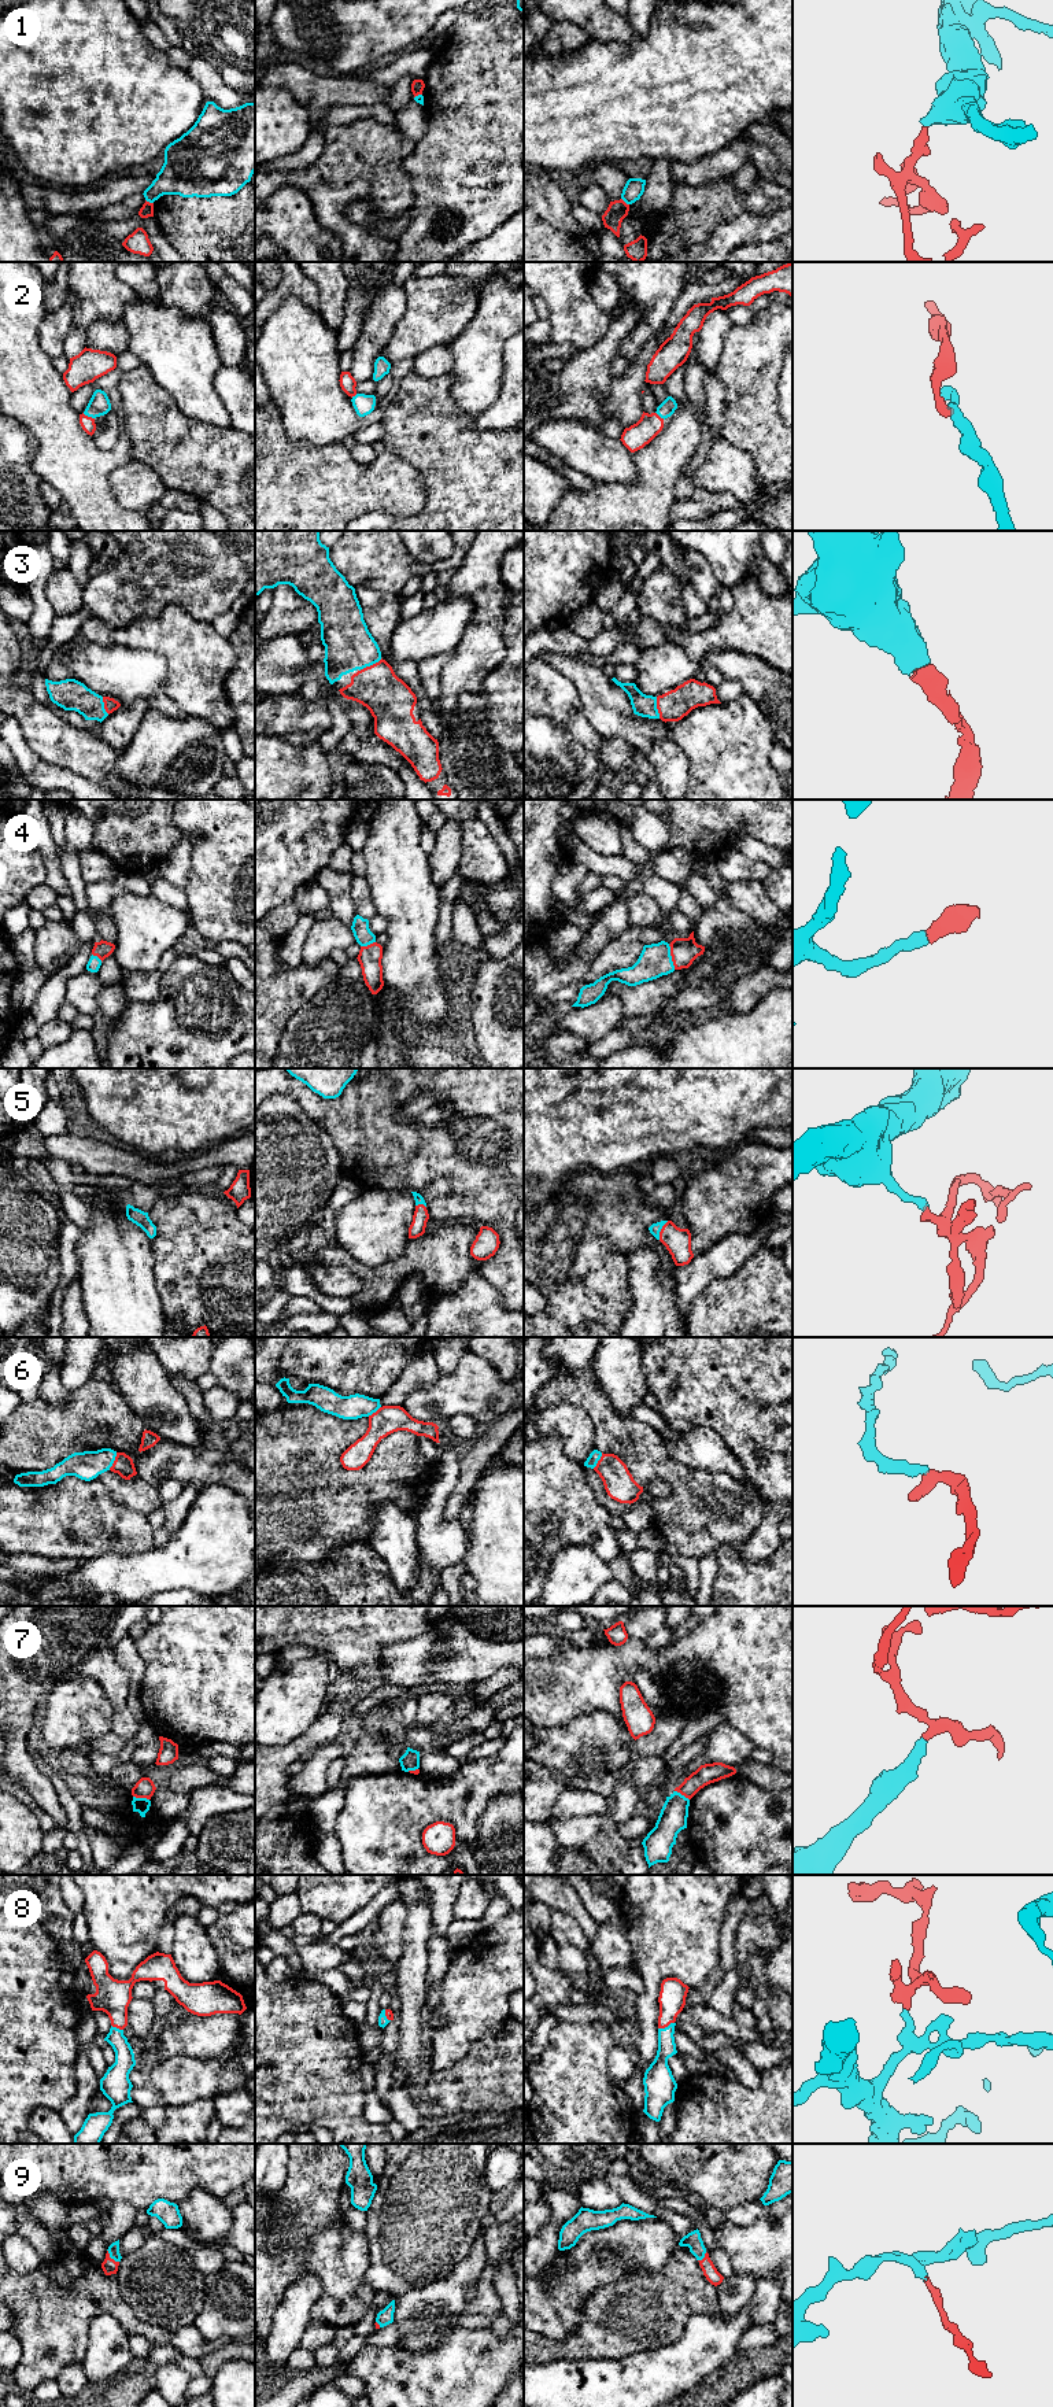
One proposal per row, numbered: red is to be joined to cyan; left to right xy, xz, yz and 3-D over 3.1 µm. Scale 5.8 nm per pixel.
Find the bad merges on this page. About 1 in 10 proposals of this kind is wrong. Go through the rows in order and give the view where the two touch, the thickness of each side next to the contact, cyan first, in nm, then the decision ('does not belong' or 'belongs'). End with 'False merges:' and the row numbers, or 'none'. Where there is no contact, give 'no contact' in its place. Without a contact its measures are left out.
1: contact in xy; calibres 240 and 80 nm; does not belong
2: contact in xy; calibres 130 and 80 nm; belongs
3: contact in xz; calibres 280 and 280 nm; belongs
4: contact in yz; calibres 190 and 160 nm; belongs
5: contact in yz; calibres 70 and 160 nm; belongs
6: contact in xy; calibres 170 and 120 nm; belongs
7: contact in xy; calibres 90 and 110 nm; does not belong
8: contact in yz; calibres 110 and 160 nm; belongs
9: contact in xy; calibres 70 and 90 nm; belongs
False merges: 1, 7

